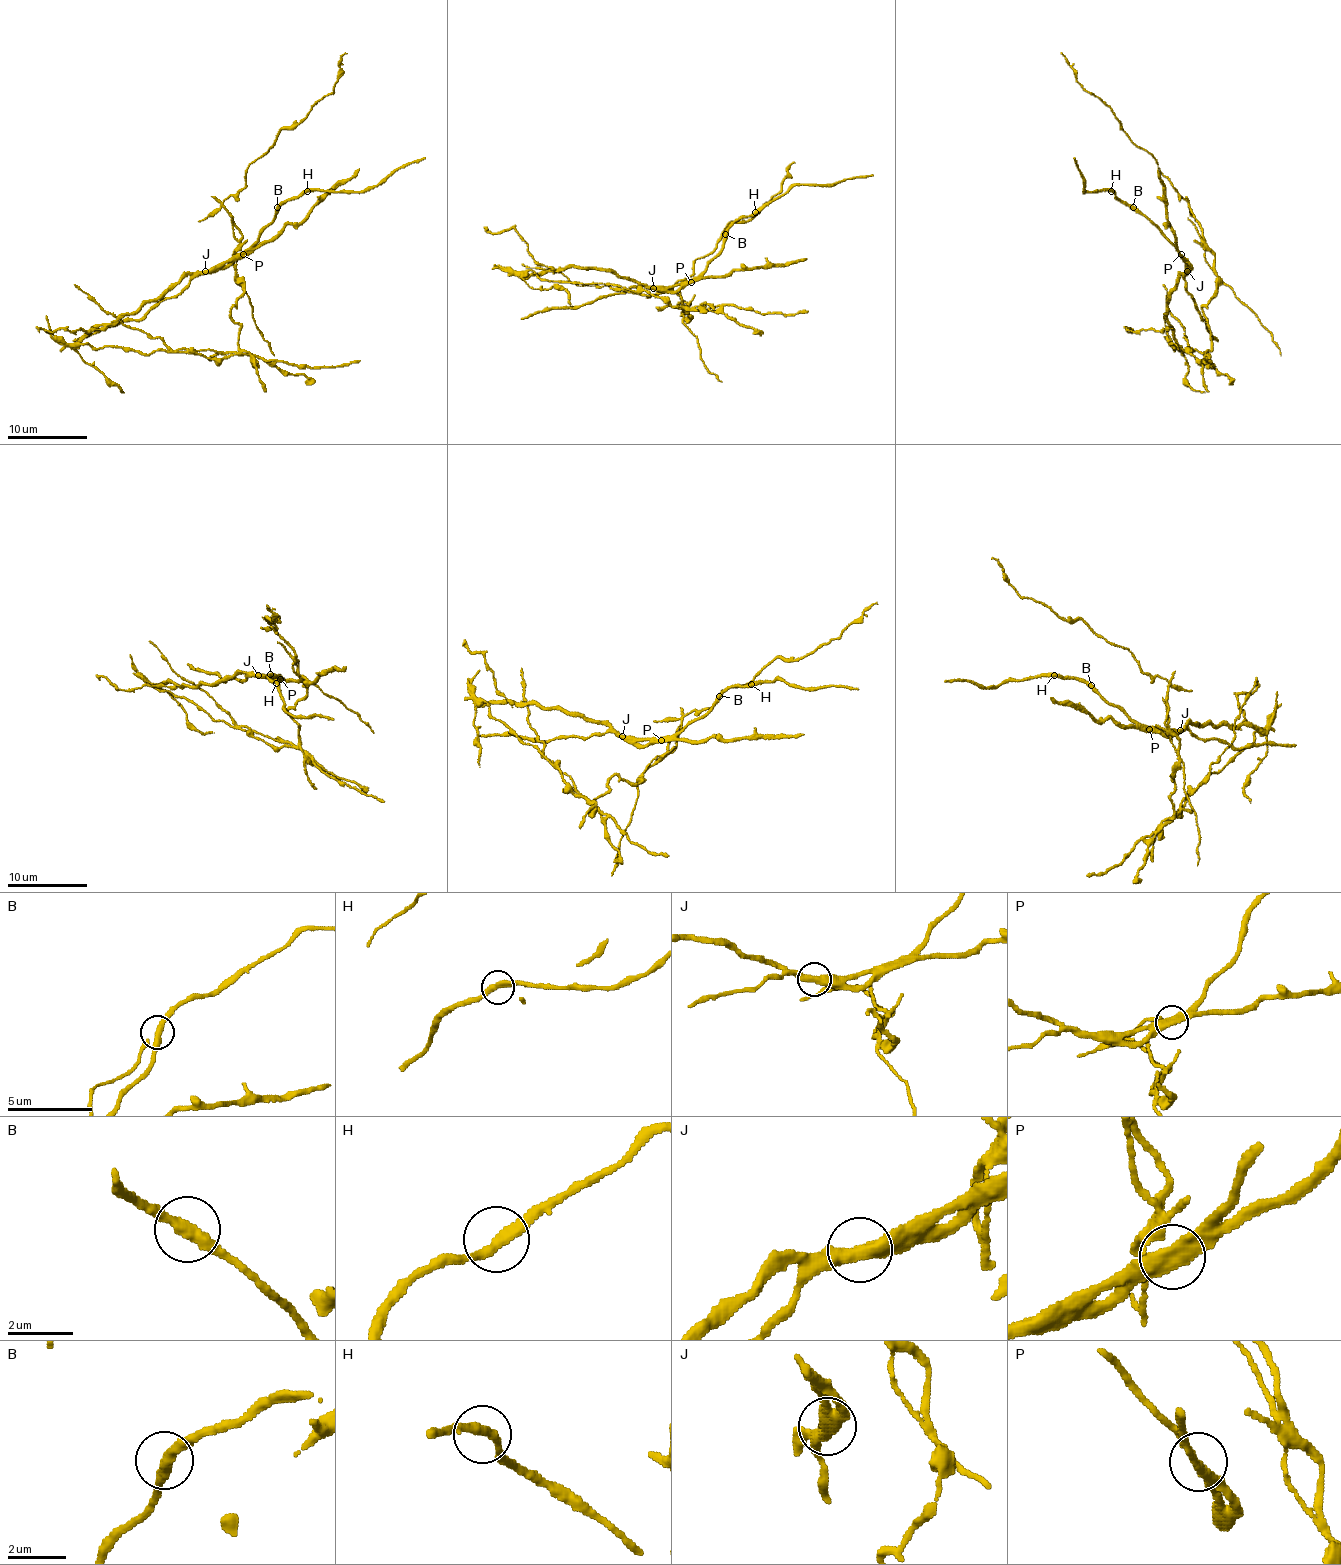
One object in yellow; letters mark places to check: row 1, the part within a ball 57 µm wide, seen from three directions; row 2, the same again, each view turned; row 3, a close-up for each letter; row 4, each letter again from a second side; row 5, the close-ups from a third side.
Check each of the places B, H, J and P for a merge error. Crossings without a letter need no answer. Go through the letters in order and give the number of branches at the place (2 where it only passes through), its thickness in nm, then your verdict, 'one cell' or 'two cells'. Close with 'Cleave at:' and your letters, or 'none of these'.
B: 2 | 360 nm | one cell
H: 2 | 320 nm | one cell
J: 2 | 480 nm | two cells
P: 2 | 440 nm | two cells
Cleave at: J, P

